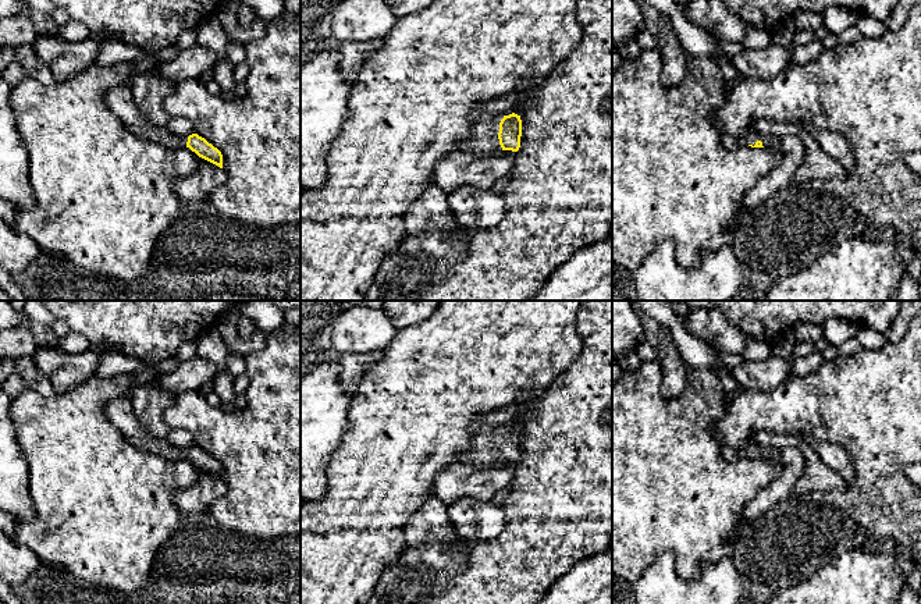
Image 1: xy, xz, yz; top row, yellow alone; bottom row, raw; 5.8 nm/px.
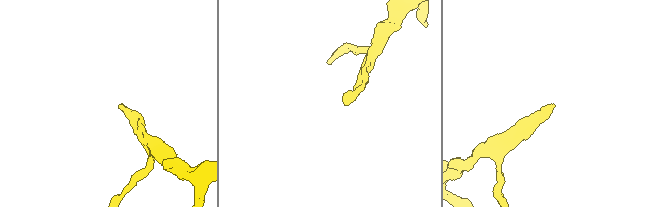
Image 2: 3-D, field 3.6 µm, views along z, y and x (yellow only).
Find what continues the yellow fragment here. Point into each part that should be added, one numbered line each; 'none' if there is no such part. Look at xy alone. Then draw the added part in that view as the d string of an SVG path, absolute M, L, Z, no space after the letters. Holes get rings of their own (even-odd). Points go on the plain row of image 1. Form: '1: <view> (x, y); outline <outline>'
1: xy (120, 412); outline M120 397L110 401L104 408L104 413L110 423L120 430L134 447L160 455L167 461L175 462L186 459L186 447L175 447L167 438L159 438L149 434L136 419L129 397Z

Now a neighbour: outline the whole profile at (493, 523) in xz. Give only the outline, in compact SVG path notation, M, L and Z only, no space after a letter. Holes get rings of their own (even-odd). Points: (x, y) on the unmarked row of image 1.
M462 497L447 508L449 523L466 532L470 541L490 541L505 527L505 511L492 501L480 504L473 497Z

